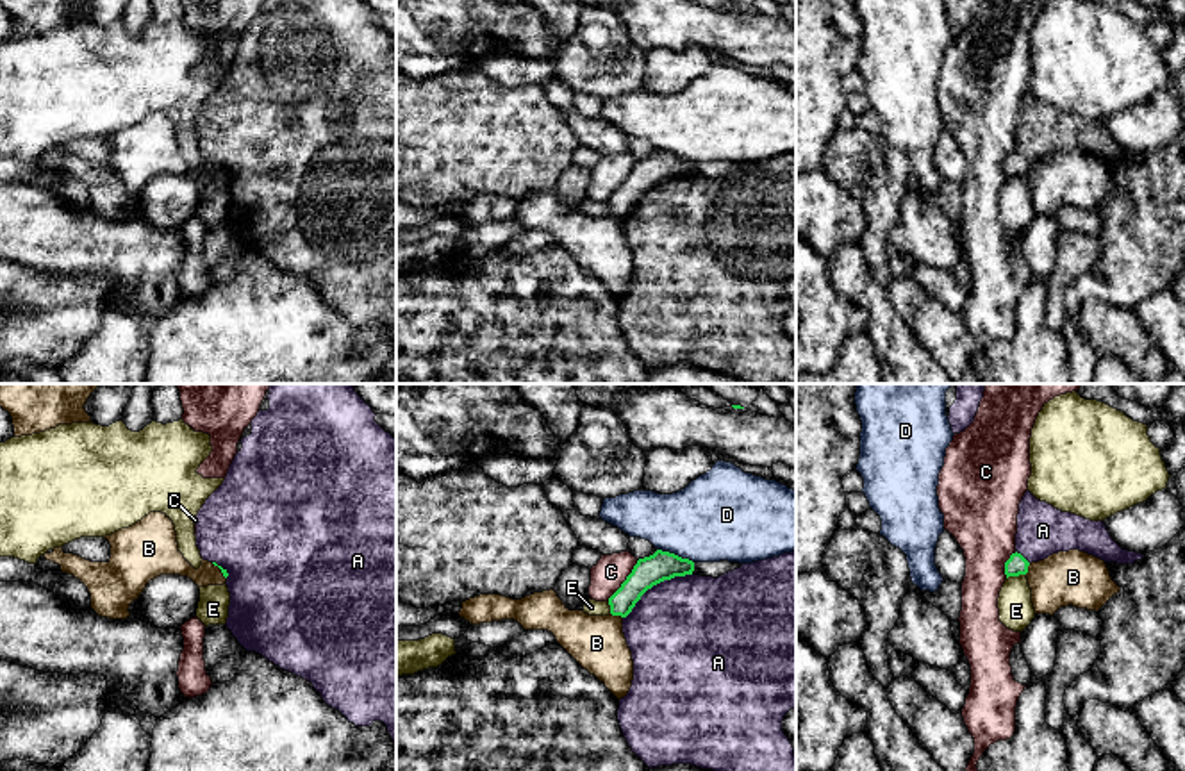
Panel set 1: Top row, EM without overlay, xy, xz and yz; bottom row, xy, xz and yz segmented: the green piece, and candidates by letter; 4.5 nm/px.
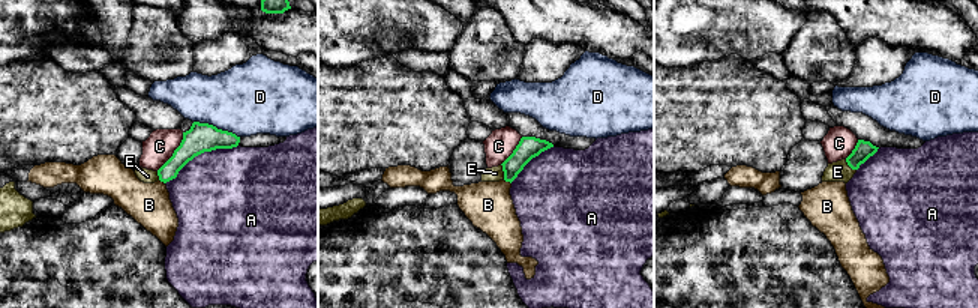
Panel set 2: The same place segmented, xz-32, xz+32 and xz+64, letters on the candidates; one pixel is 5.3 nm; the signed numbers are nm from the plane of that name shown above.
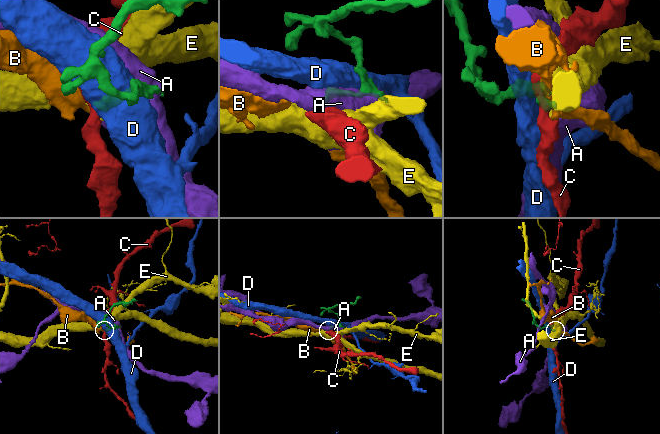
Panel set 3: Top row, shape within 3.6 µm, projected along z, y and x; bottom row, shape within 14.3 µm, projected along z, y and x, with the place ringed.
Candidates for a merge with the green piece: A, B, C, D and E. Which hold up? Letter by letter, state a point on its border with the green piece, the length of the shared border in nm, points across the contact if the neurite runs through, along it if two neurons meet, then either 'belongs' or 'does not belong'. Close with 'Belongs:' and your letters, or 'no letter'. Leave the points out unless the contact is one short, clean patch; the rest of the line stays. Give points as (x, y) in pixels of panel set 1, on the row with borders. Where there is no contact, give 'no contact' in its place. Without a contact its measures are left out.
A: meets green in xz at (655, 584); contact 380 nm long; does not belong
B: meets green in xz at (616, 614); contact 60 nm long; border along xz (611, 613), (621, 618); does not belong
C: meets green in xz at (625, 580); contact 240 nm long; border along xz (638, 561), (607, 600); does not belong
D: meets green in xz at (673, 554); contact 180 nm long; does not belong
E: meets green in yz at (1016, 575); contact 90 nm long; border along yz (1025, 573), (1007, 579); does not belong
Belongs: no letter

